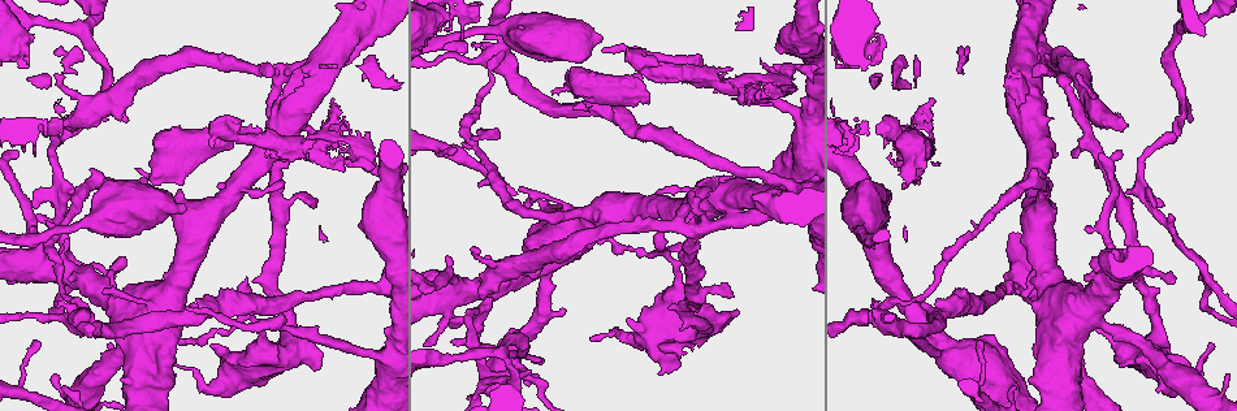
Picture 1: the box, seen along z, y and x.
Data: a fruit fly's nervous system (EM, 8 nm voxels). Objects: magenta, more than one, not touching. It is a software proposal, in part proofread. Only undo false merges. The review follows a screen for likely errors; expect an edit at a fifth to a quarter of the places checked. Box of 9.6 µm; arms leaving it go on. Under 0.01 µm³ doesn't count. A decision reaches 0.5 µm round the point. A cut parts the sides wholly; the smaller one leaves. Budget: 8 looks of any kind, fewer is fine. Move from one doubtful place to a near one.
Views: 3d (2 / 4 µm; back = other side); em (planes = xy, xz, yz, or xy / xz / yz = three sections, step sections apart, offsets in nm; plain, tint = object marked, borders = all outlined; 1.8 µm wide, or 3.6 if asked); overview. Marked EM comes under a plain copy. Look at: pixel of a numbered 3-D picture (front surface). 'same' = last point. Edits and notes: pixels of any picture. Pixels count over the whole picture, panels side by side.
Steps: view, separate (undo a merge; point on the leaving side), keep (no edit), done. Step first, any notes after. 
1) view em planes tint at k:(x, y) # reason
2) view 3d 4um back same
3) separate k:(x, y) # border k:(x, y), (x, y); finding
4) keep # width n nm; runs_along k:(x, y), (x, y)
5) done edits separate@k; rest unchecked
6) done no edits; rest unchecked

view 3d 4um at 1:(313, 152) # four-way junction

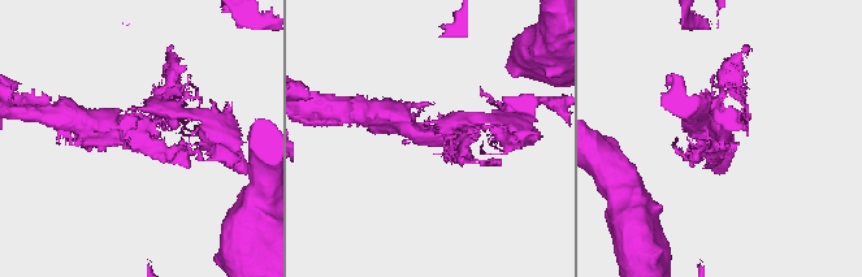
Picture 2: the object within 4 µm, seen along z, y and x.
view em yz step 16 tint at 2:(429, 136)

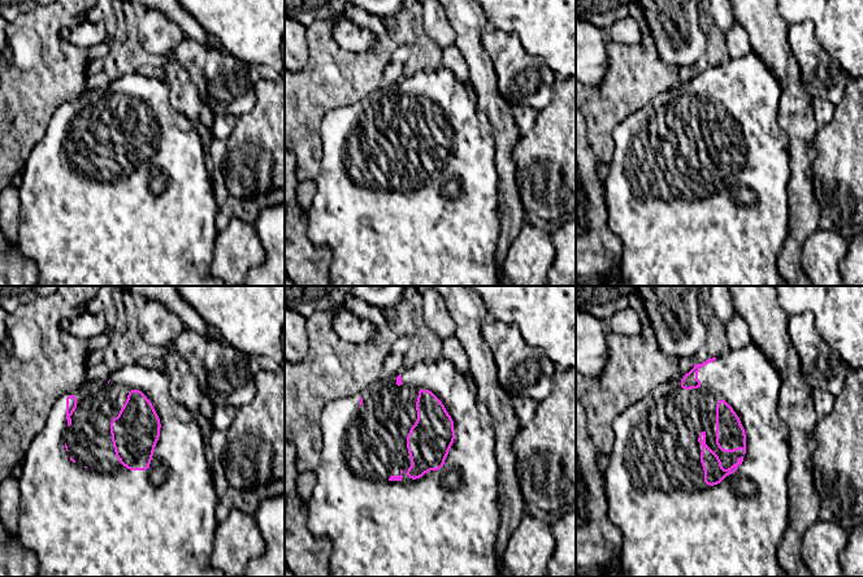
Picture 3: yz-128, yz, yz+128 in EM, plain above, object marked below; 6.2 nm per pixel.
view em planes tint same

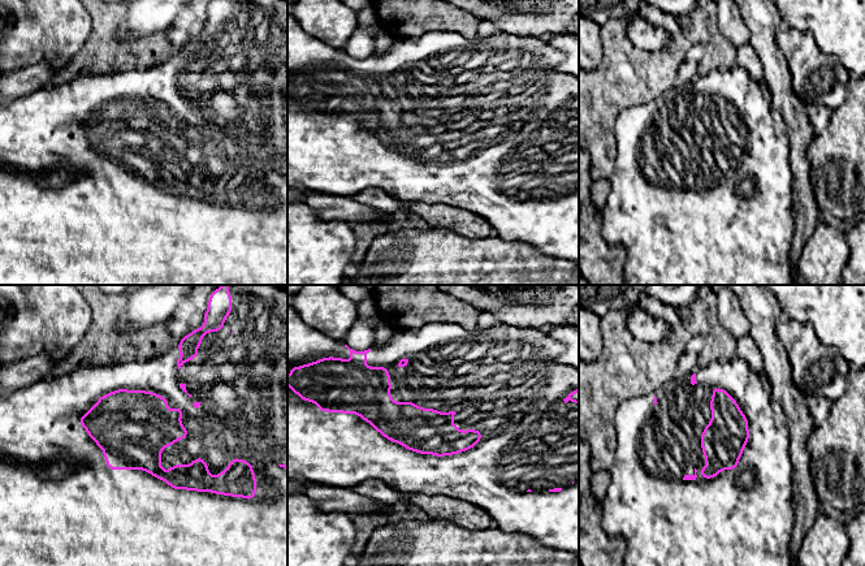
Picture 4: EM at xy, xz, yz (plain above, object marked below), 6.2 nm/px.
keep # runs_along 4:(360, 404), (442, 437), (478, 437); all the same neuron

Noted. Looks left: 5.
view 3d 4um back at 1:(735, 210) # a fork

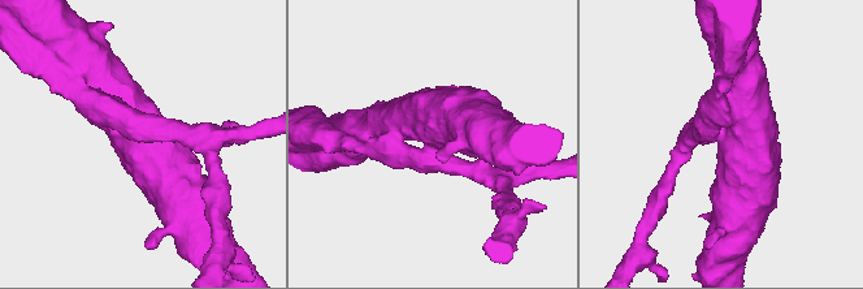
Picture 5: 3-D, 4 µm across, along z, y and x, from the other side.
view em 3.6um planes tint at 5:(146, 130) # arms 3; arm_widths 280, 420, 600 nm

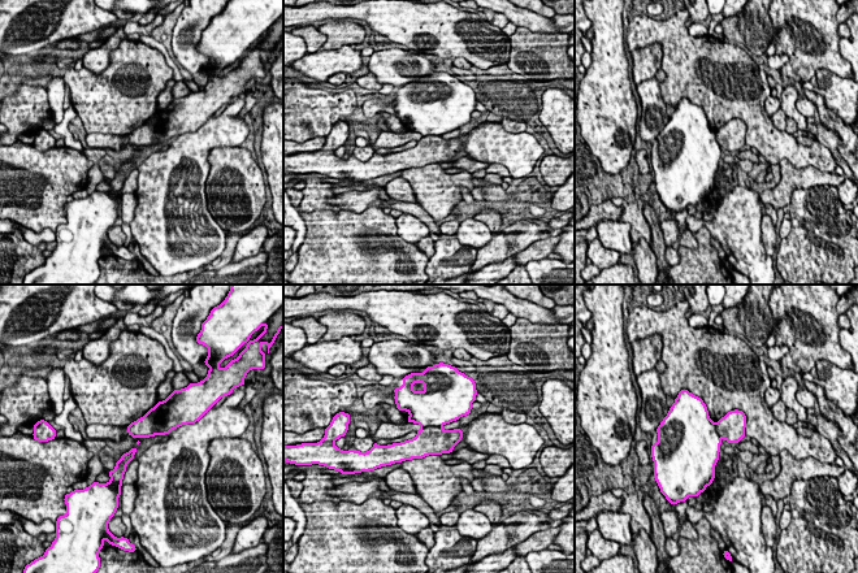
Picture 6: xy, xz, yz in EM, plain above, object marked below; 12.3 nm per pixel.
separate 6:(429, 441) # border 6:(440, 426), (421, 428); two neurons meet here

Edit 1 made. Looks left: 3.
view 3d 2um at 1:(1183, 30) # a fork

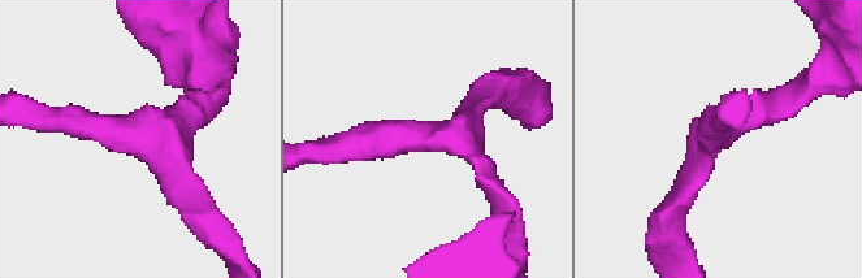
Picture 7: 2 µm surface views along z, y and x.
view em yz step 8 borders at 7:(173, 138) # arms 3; arm_widths 200, 200, 220 nm

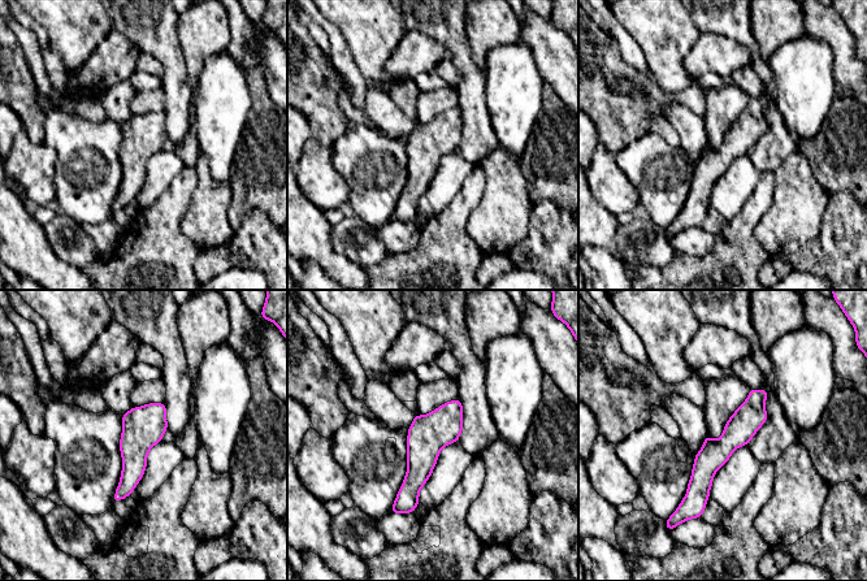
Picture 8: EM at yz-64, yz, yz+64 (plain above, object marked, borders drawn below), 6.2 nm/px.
keep # runs_along 8:(763, 393), (706, 464), (696, 507); one neuron here

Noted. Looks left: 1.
done edits separate@6; rest unchecked

